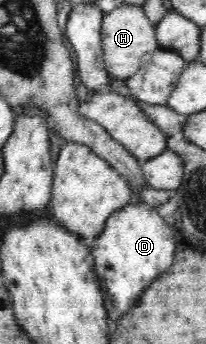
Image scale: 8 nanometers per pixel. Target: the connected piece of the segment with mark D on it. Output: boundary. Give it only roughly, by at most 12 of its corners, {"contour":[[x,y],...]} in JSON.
{"contour":[[134,200],[90,250],[109,320],[174,261],[173,227]]}

